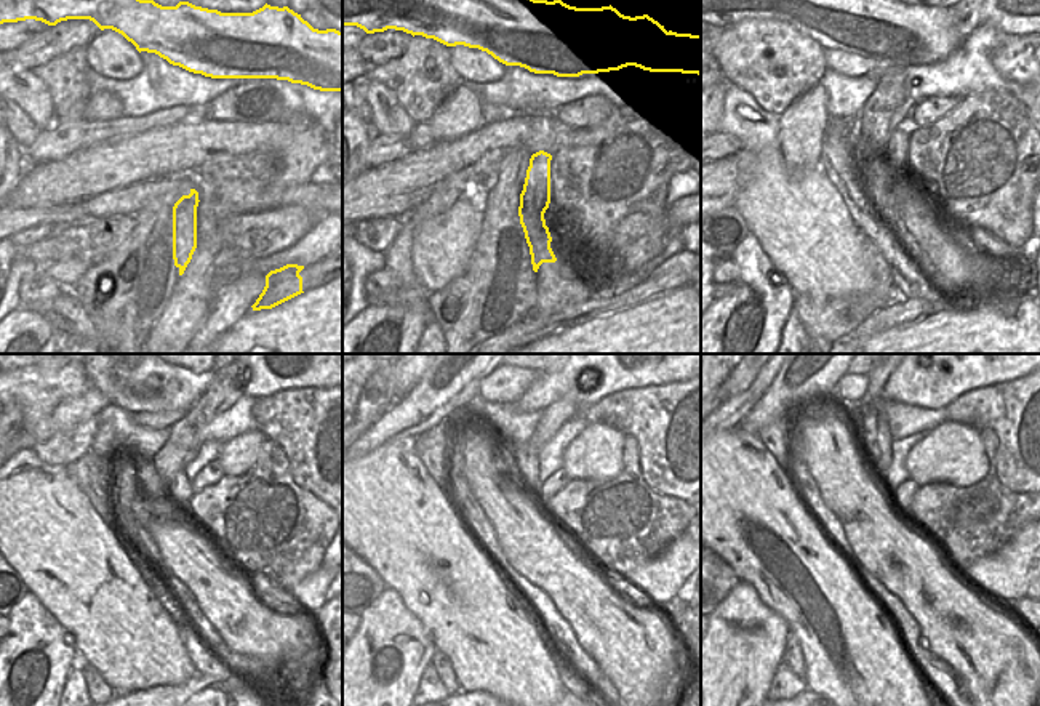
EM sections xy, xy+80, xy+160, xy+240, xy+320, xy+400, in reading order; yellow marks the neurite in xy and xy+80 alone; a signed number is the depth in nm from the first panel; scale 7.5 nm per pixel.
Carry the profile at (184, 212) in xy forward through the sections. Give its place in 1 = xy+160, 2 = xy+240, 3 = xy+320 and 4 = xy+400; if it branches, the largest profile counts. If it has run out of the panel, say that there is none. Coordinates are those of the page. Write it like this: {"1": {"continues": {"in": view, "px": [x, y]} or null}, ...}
{"1": {"continues": {"in": "xy+160", "px": [909, 284]}}, "2": {"continues": {"in": "xy+240", "px": [204, 661]}}, "3": {"continues": {"in": "xy+320", "px": [525, 461]}}, "4": {"continues": {"in": "xy+400", "px": [872, 429]}}}

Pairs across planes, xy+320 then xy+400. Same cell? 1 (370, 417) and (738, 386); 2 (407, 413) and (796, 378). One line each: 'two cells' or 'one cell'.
1: one cell
2: one cell

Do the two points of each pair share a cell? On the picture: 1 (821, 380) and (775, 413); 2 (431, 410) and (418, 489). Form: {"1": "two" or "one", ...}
{"1": "one", "2": "two"}

